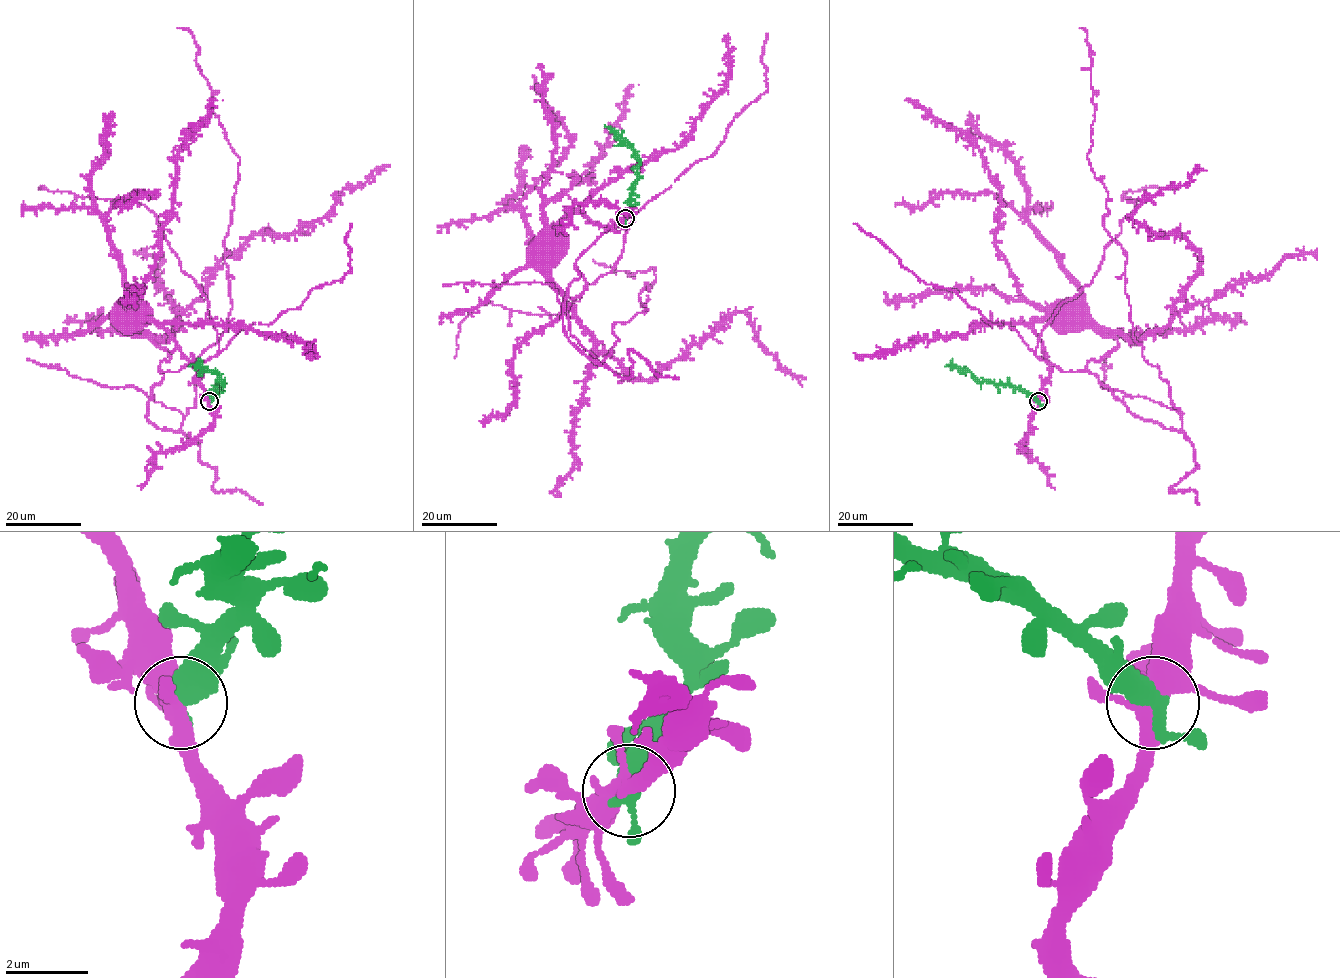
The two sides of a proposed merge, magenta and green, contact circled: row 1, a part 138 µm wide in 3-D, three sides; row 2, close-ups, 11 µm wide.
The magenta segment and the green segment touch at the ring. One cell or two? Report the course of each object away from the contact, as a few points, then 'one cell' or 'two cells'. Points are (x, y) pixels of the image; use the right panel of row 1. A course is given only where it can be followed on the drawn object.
magenta runs (1038, 402), (1041, 387), (1049, 375), (1049, 366), (1043, 342), (1032, 324), (1047, 321), (1056, 310); green runs (1038, 402), (1020, 388), (979, 382), (970, 371), (945, 365); two cells

